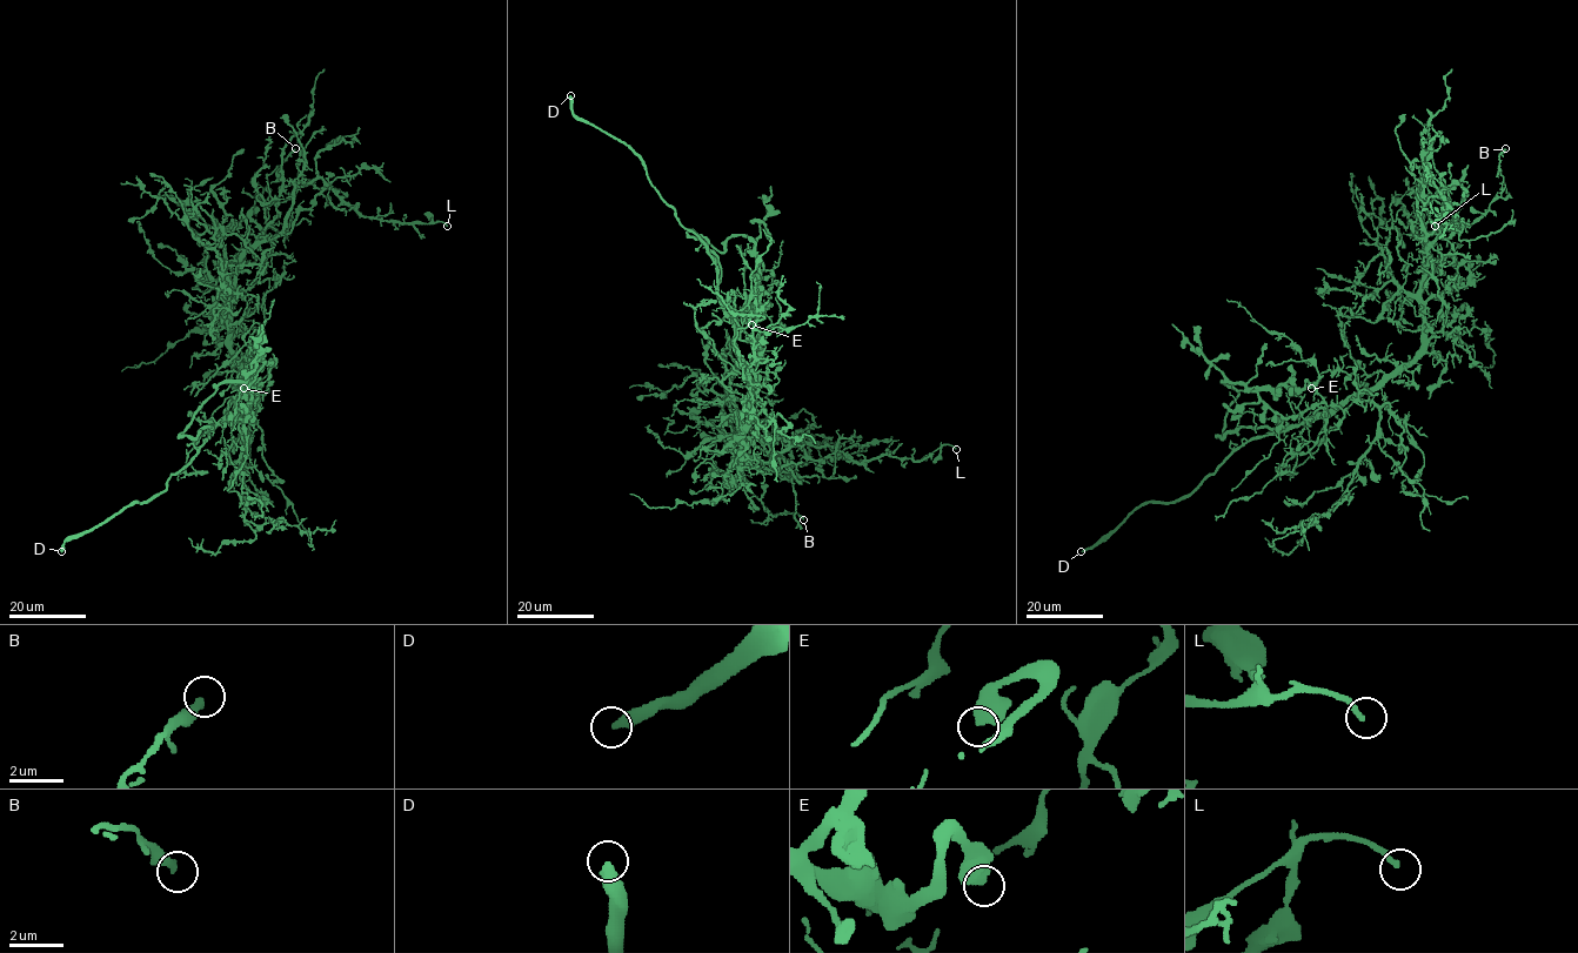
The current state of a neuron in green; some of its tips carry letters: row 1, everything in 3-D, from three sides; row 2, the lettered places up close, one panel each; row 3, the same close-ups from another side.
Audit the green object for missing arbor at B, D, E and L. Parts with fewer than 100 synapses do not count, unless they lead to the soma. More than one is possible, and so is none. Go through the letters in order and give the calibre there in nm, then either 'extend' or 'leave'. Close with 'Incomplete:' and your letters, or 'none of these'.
B: 320 nm thick; leave
D: 420 nm thick; extend
E: 600 nm thick; leave
L: 170 nm thick; leave
Incomplete: D

